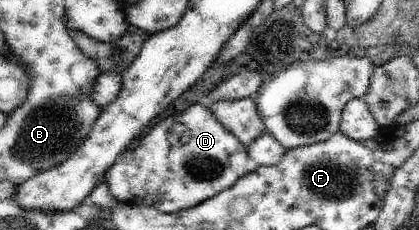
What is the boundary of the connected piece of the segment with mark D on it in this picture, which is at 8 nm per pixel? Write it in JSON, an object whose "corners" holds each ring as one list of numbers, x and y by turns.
{"corners":[[197,103,176,116,160,121,159,125,154,126,150,133,141,139,135,149,129,148,123,152,104,175,107,187,119,202,153,207,159,213,169,214,191,209,233,187,241,177,245,177,252,170,250,167,247,147,219,123,219,119,209,111,209,107]]}

